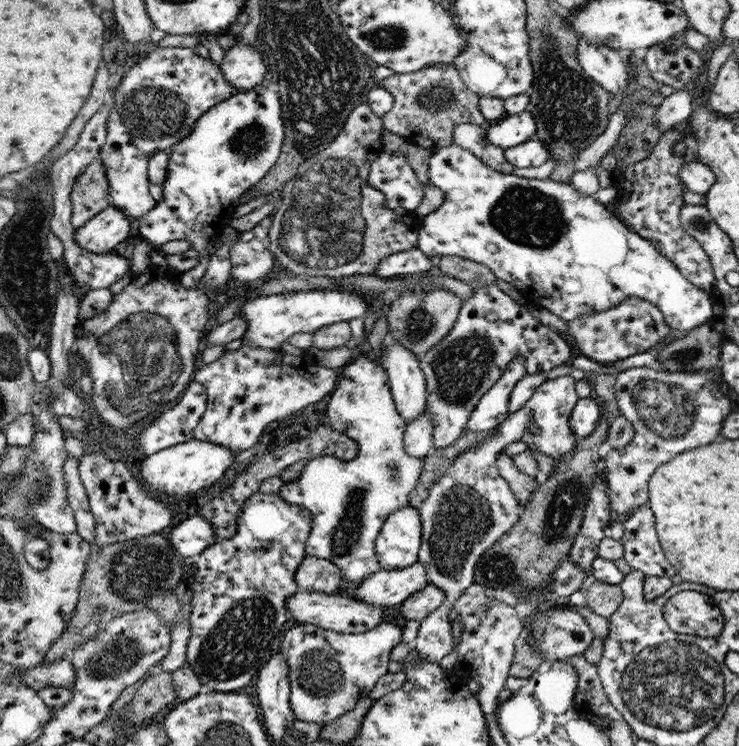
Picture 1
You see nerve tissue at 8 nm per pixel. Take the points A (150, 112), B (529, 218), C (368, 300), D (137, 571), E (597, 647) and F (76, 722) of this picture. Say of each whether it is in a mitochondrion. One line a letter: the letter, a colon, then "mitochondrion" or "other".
A: mitochondrion
B: mitochondrion
C: other
D: mitochondrion
E: other
F: other

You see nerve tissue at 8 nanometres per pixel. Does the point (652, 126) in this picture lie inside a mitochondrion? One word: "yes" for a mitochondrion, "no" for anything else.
no

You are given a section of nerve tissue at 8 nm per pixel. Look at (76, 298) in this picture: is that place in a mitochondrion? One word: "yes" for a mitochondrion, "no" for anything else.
no

